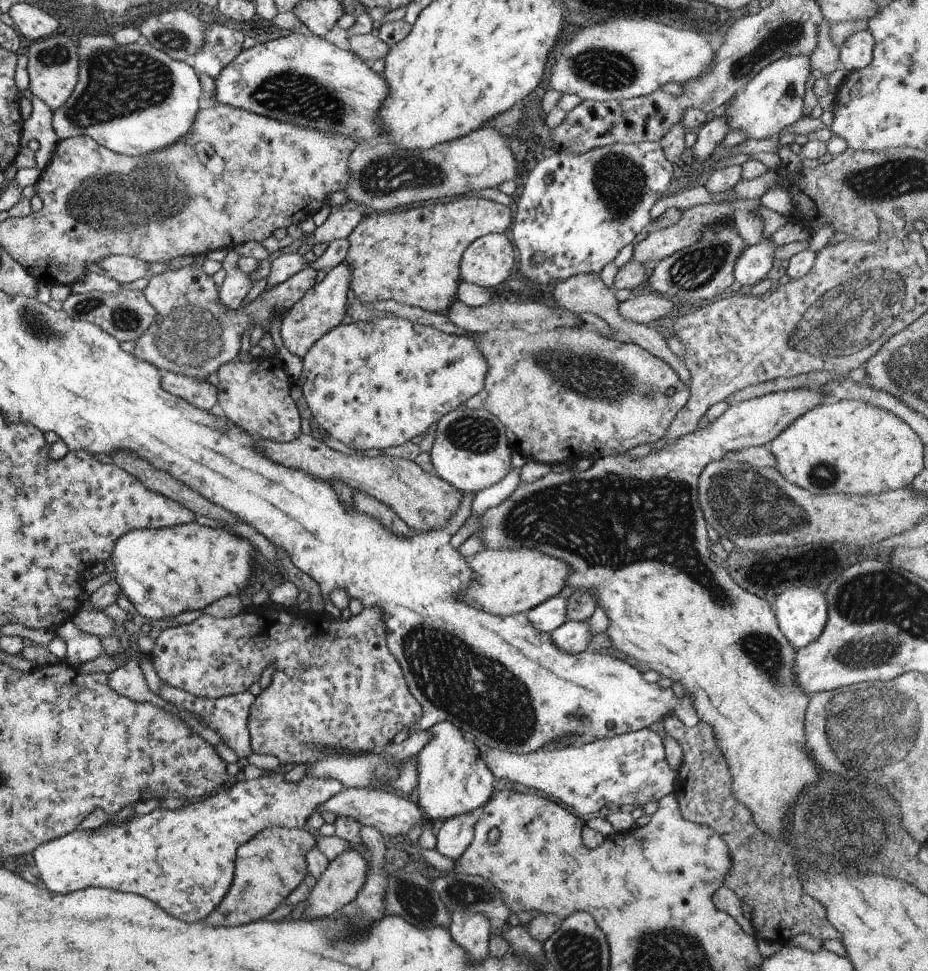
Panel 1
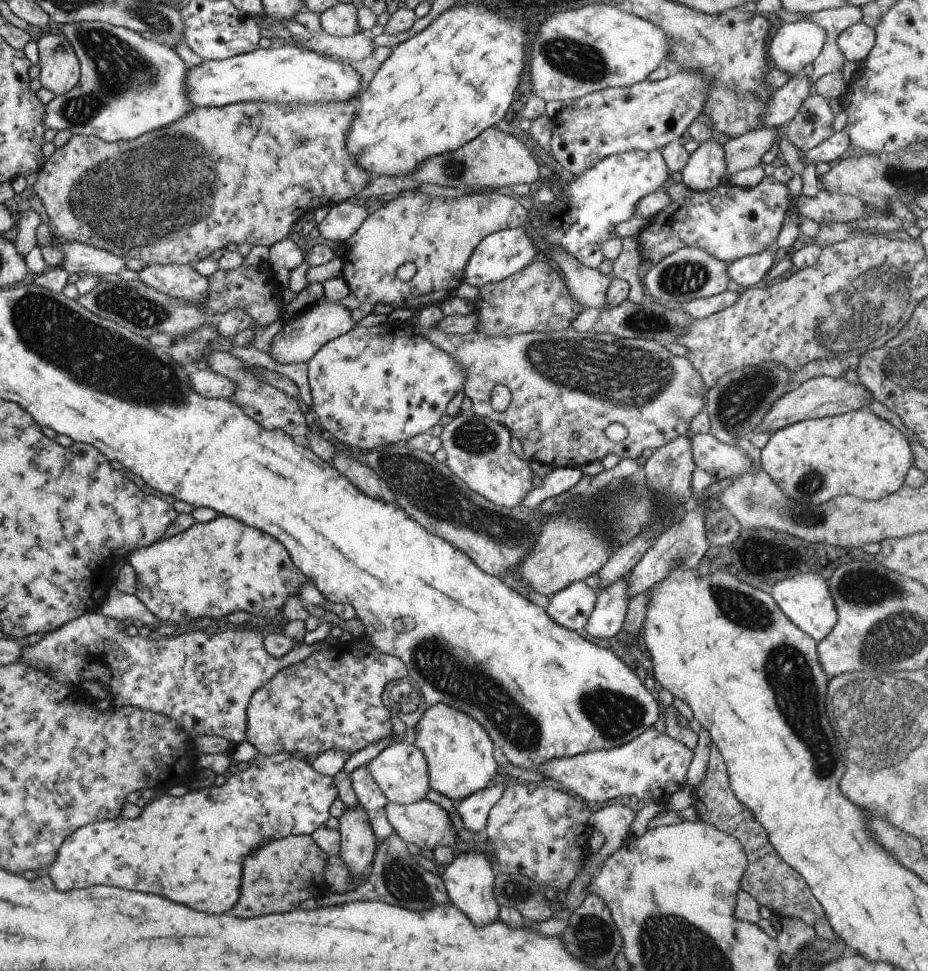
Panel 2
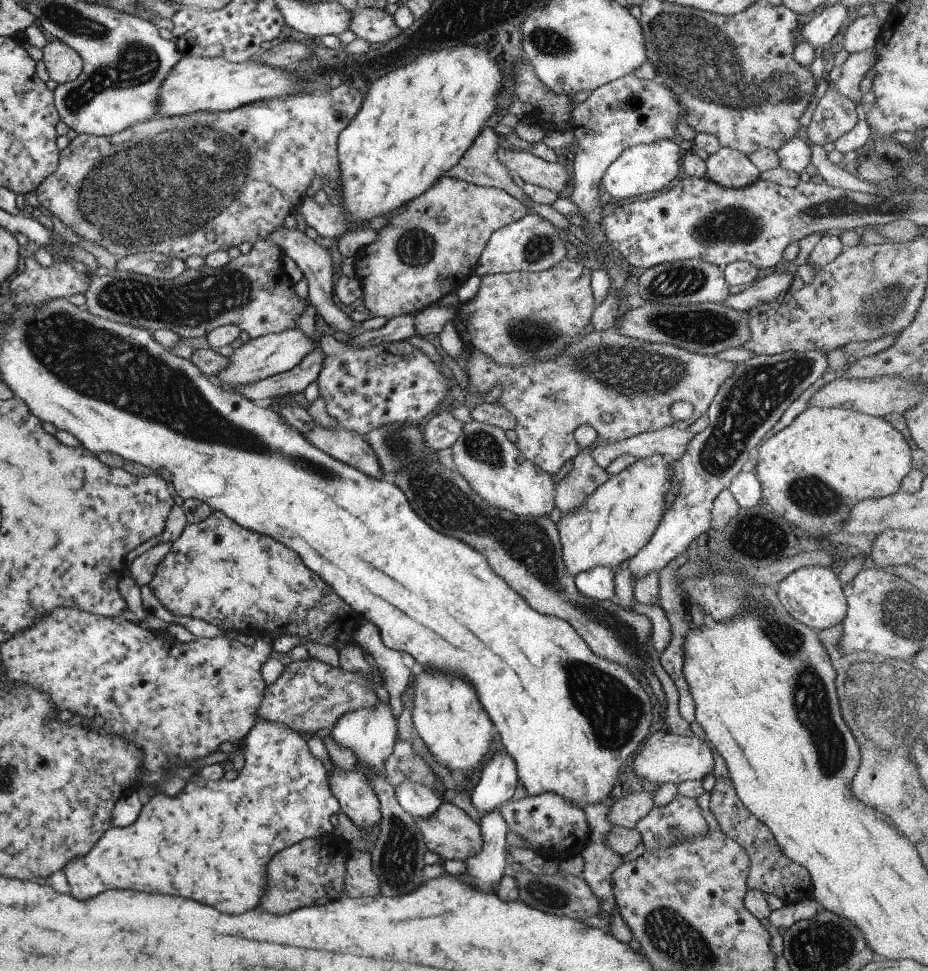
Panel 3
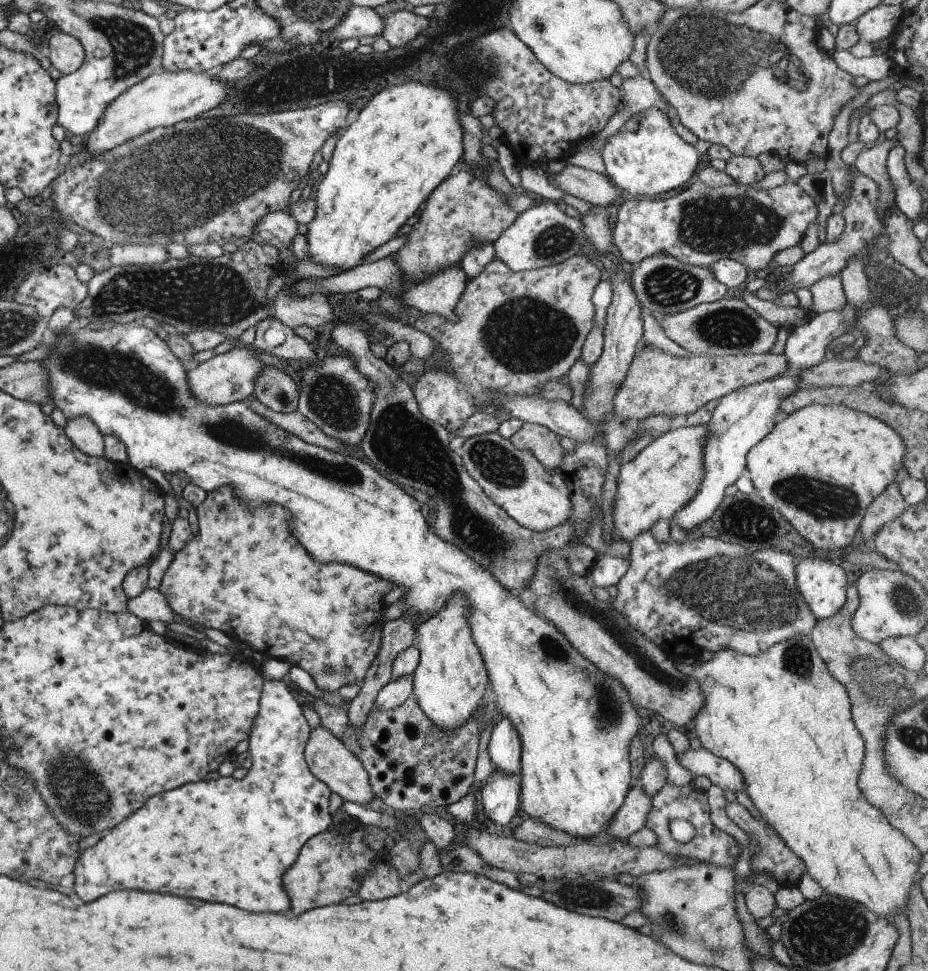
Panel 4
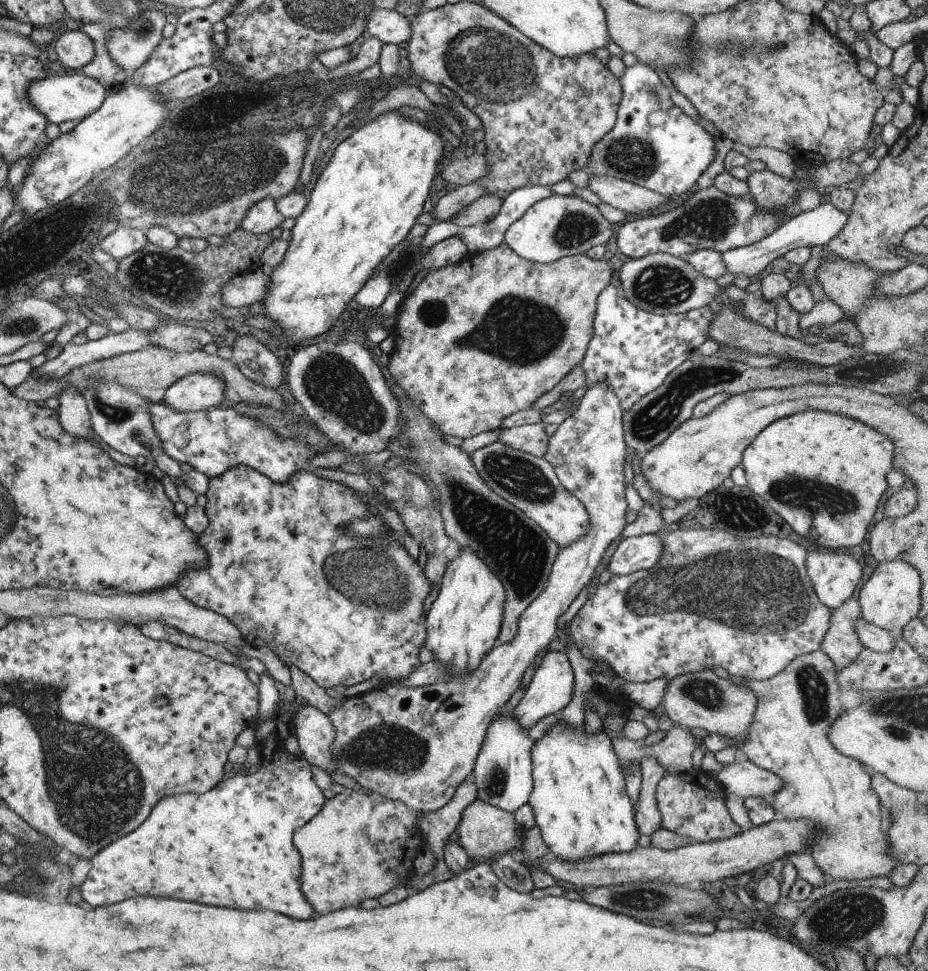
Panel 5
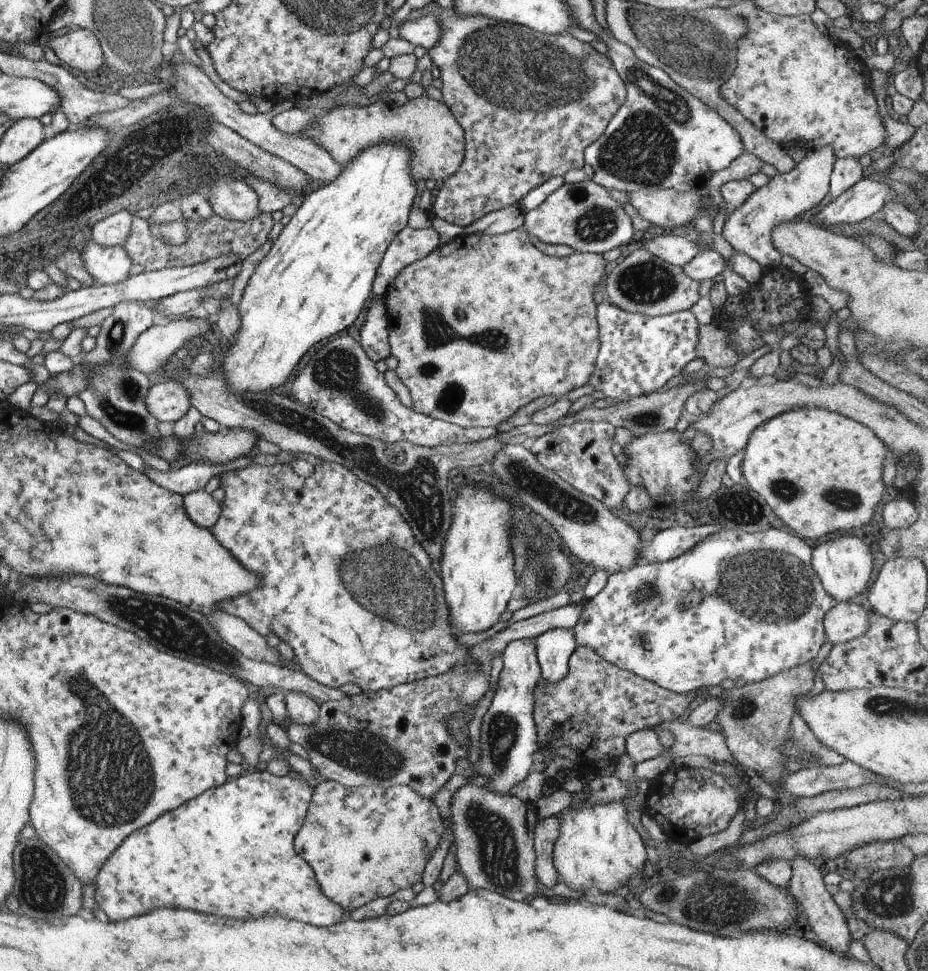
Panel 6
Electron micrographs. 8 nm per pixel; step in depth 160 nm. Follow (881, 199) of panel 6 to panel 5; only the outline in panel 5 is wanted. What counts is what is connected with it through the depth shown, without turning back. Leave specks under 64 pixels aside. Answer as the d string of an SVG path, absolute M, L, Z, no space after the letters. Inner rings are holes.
M829 201L819 203L812 210L799 213L794 218L791 218L791 220L783 222L779 228L773 229L762 239L745 245L744 247L723 251L720 254L720 259L725 267L725 273L729 272L729 274L735 274L735 276L741 274L741 276L747 276L749 280L754 281L761 270L763 270L773 258L783 256L787 250L793 250L793 248L797 247L826 245L829 240L841 232L849 215L850 208L846 211L842 211Z

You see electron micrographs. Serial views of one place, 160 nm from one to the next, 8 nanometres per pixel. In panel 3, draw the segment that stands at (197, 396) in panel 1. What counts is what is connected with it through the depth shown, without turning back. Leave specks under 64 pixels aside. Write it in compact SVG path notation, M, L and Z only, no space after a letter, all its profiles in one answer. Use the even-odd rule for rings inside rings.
M319 345L302 356L302 359L293 368L288 371L264 378L261 381L250 383L249 385L241 385L231 389L232 392L239 393L241 396L256 401L275 395L291 395L299 393L313 382L319 374L324 363L323 351Z

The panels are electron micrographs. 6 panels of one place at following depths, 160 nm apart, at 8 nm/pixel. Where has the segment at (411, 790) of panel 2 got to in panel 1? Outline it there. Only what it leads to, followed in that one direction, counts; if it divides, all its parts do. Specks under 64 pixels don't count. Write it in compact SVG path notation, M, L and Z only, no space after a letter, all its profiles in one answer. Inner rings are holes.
M428 729L407 736L401 743L389 743L383 750L373 751L357 755L356 757L329 757L328 759L312 761L306 764L306 774L303 777L332 778L338 780L343 786L355 787L358 789L375 789L376 791L391 791L389 783L386 781L394 781L398 778L398 765L415 759L417 753L425 746L430 739Z

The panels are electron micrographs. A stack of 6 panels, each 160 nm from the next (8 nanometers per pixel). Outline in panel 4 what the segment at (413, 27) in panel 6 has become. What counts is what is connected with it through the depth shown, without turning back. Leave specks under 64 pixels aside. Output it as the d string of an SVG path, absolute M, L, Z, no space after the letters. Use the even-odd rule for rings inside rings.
M351 5L341 22L327 32L328 39L363 38L380 36L384 29L384 20L373 7Z

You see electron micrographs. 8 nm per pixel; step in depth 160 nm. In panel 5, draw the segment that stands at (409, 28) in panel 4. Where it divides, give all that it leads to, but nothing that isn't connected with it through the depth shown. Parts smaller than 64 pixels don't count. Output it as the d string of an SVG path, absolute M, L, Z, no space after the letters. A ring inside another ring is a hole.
M461 1L452 5L443 5L427 12L419 13L410 21L410 39L406 42L407 47L403 50L403 56L408 58L410 70L413 70L414 80L425 79L436 86L447 86L463 106L479 118L484 130L484 161L486 169L483 176L476 183L484 190L484 194L493 194L502 200L515 189L527 186L527 184L550 186L566 178L573 170L584 170L591 147L601 140L602 136L611 130L614 125L617 107L621 98L621 85L606 65L599 61L593 53L577 55L573 58L561 58L550 53L546 48L540 47L536 42L521 34L514 26L493 14L481 5L469 1Z

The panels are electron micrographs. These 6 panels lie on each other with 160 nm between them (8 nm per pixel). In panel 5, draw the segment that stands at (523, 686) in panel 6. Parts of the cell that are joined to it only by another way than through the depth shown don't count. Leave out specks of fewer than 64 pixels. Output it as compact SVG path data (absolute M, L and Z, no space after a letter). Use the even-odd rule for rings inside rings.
M513 709L496 713L490 721L472 768L477 799L510 813L528 802L532 791L531 749L534 740L527 735L527 731L514 715Z

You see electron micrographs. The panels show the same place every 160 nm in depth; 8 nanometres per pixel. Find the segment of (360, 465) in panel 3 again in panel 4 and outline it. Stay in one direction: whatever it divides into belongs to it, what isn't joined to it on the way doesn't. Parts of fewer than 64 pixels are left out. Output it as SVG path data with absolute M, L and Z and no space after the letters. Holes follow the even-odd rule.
M257 399L252 400L247 406L254 413L257 413L259 416L267 419L271 424L274 424L274 426L278 426L281 430L300 438L307 444L320 446L327 450L339 451L346 455L359 455L362 457L358 449L345 447L335 441L334 438L325 436L323 432L321 432L310 420L307 420L302 414L299 414L297 410L288 413L277 412L267 408L267 406L263 406L261 401Z

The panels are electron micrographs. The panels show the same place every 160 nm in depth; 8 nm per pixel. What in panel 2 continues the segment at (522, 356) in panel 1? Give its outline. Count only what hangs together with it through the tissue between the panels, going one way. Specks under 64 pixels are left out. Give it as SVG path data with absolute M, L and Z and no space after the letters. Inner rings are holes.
M426 307L420 308L419 315L415 320L409 320L407 324L411 326L411 330L422 334L424 329L425 337L431 344L437 346L446 352L451 358L454 358L464 370L464 395L471 401L471 407L469 410L473 414L498 422L503 425L509 432L510 436L517 438L522 446L523 456L526 460L537 461L540 464L547 465L551 468L554 467L581 467L583 464L593 462L593 460L601 460L606 454L616 454L622 459L636 459L640 456L641 451L646 448L650 448L652 451L665 443L671 442L679 435L683 435L688 431L690 420L703 410L703 398L706 397L707 388L704 385L701 375L695 370L691 361L688 361L687 357L679 357L670 354L665 346L657 341L647 339L622 339L609 333L592 333L591 331L576 331L575 329L565 329L564 331L545 331L543 333L521 333L520 335L499 335L497 337L488 337L477 330L468 331L465 334L459 333L449 334L443 331L439 331L437 328L438 322L442 319L443 315L439 311L438 307ZM496 384L505 385L511 393L511 400L506 410L502 412L496 412L491 409L489 405L489 394L491 390L495 388ZM608 424L621 424L627 429L627 436L619 442L609 440L603 433L603 430L607 428ZM573 432L579 432L579 438L573 440Z

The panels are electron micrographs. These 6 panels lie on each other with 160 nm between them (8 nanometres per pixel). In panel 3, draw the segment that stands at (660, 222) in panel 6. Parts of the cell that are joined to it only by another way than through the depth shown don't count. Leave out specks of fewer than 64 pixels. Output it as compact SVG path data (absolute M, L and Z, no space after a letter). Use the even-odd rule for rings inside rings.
M499 146L496 149L498 159L511 176L520 176L523 182L548 188L556 193L568 188L571 168L567 158L561 157L559 161L552 163L535 157L529 151L508 152Z

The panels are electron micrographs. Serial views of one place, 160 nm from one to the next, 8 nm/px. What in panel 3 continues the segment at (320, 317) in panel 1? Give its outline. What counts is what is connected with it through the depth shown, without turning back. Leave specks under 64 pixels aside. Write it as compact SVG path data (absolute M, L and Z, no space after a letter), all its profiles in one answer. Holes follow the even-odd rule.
M295 328L249 339L232 350L231 355L227 357L227 365L210 379L217 386L223 387L224 390L231 390L234 387L249 385L283 371L288 371L302 359L302 356L305 356L306 352L313 348L314 343L318 344L319 331L315 332L313 337L314 342L304 336L298 328Z

